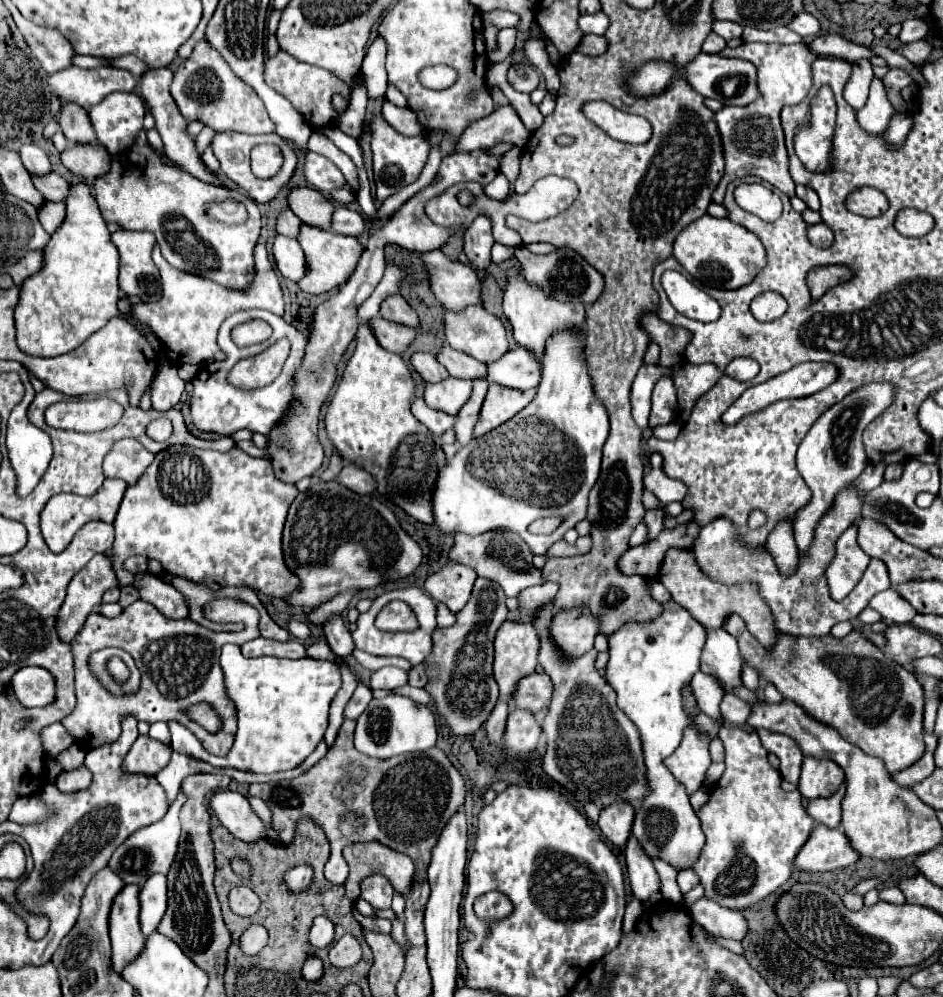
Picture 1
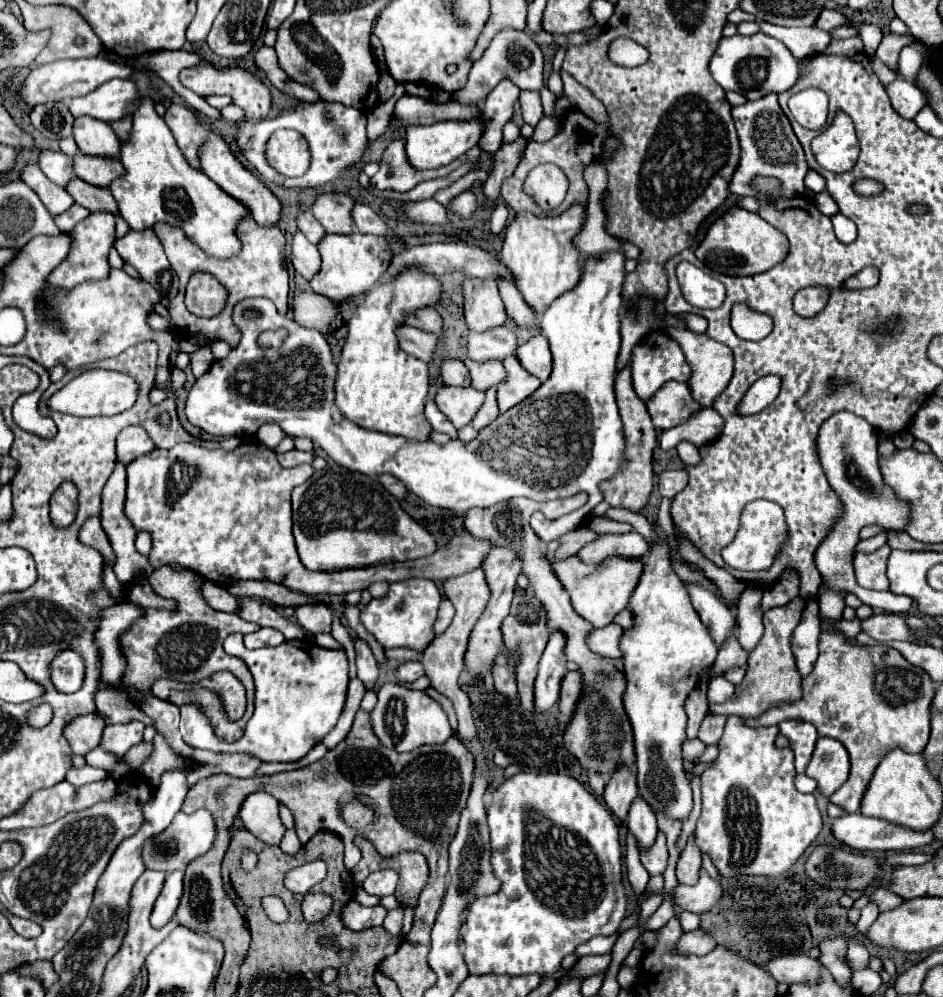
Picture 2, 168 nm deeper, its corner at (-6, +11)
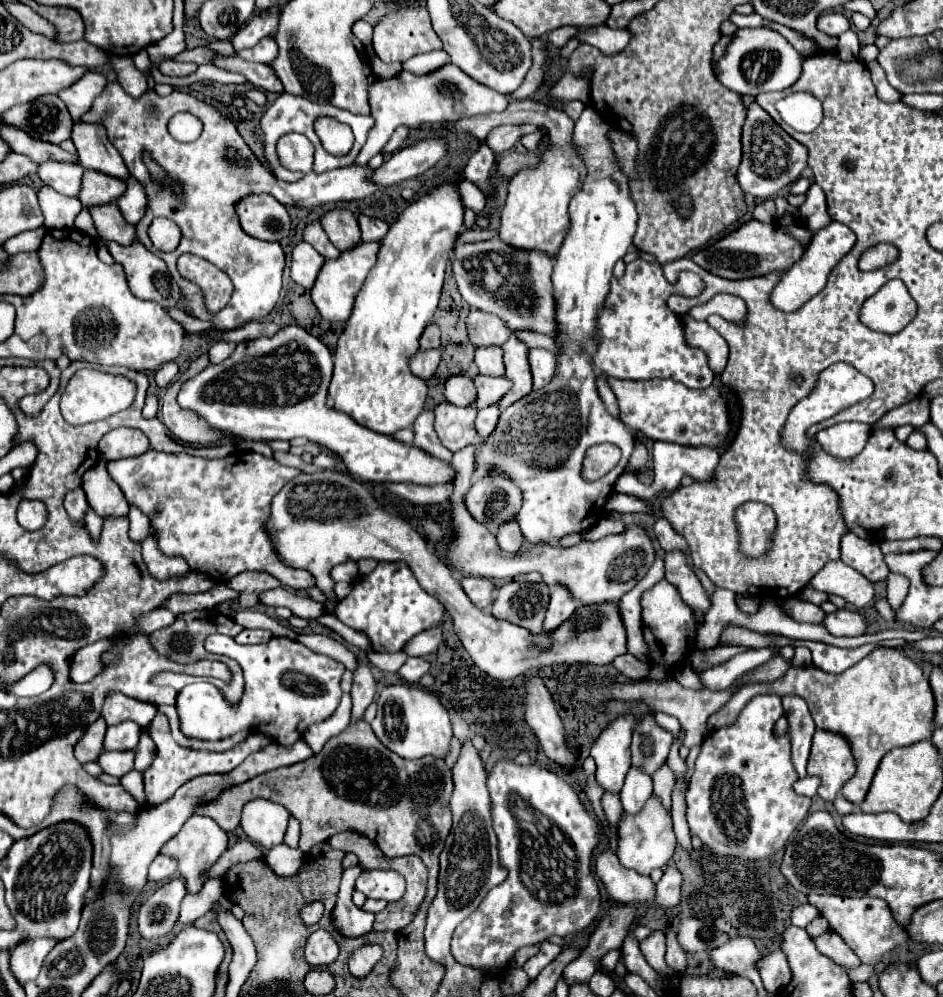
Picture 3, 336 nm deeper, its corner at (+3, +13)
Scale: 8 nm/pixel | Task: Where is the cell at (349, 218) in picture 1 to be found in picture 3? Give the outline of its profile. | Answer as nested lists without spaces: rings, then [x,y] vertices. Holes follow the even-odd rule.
[[[360,214],[358,216],[358,224],[360,224],[360,230],[362,230],[362,240],[382,240],[388,232],[388,224],[380,218],[372,218],[372,216],[366,216],[366,214]]]

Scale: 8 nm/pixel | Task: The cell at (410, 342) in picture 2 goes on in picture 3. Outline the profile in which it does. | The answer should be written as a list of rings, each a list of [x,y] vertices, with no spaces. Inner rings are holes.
[[[430,348],[430,350],[418,350],[414,356],[410,356],[410,370],[416,376],[422,376],[424,380],[428,380],[438,364],[440,364],[440,356],[442,352],[438,348]]]

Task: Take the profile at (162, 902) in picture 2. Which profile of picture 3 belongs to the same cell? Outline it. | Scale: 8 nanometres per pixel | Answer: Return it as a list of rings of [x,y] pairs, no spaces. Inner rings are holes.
[[[174,878],[160,886],[138,912],[138,930],[144,938],[156,940],[172,930],[178,920],[180,902],[186,894],[182,878]]]

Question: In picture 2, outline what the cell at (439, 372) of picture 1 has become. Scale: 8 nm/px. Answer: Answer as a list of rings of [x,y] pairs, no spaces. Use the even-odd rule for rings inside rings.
[[[443,360],[441,376],[443,376],[445,386],[461,386],[461,388],[465,388],[465,386],[471,384],[465,364],[459,362],[459,360]]]

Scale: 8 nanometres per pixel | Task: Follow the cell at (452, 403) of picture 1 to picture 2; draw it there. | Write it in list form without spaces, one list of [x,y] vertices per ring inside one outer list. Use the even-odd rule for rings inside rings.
[[[443,386],[435,396],[437,408],[453,422],[457,430],[471,424],[471,420],[483,406],[483,400],[485,400],[485,394],[479,394],[479,390],[473,390],[471,386],[467,390]]]

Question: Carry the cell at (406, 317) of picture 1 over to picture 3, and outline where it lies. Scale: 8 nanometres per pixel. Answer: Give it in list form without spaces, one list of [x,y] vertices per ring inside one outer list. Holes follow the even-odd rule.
[[[428,324],[420,336],[420,348],[440,348],[440,328],[436,324]]]

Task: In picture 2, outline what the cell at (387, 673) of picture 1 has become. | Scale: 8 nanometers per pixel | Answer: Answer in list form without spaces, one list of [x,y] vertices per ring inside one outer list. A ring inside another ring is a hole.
[[[405,662],[397,668],[397,676],[401,678],[401,682],[415,682],[417,678],[421,678],[425,674],[425,668],[421,662]]]

